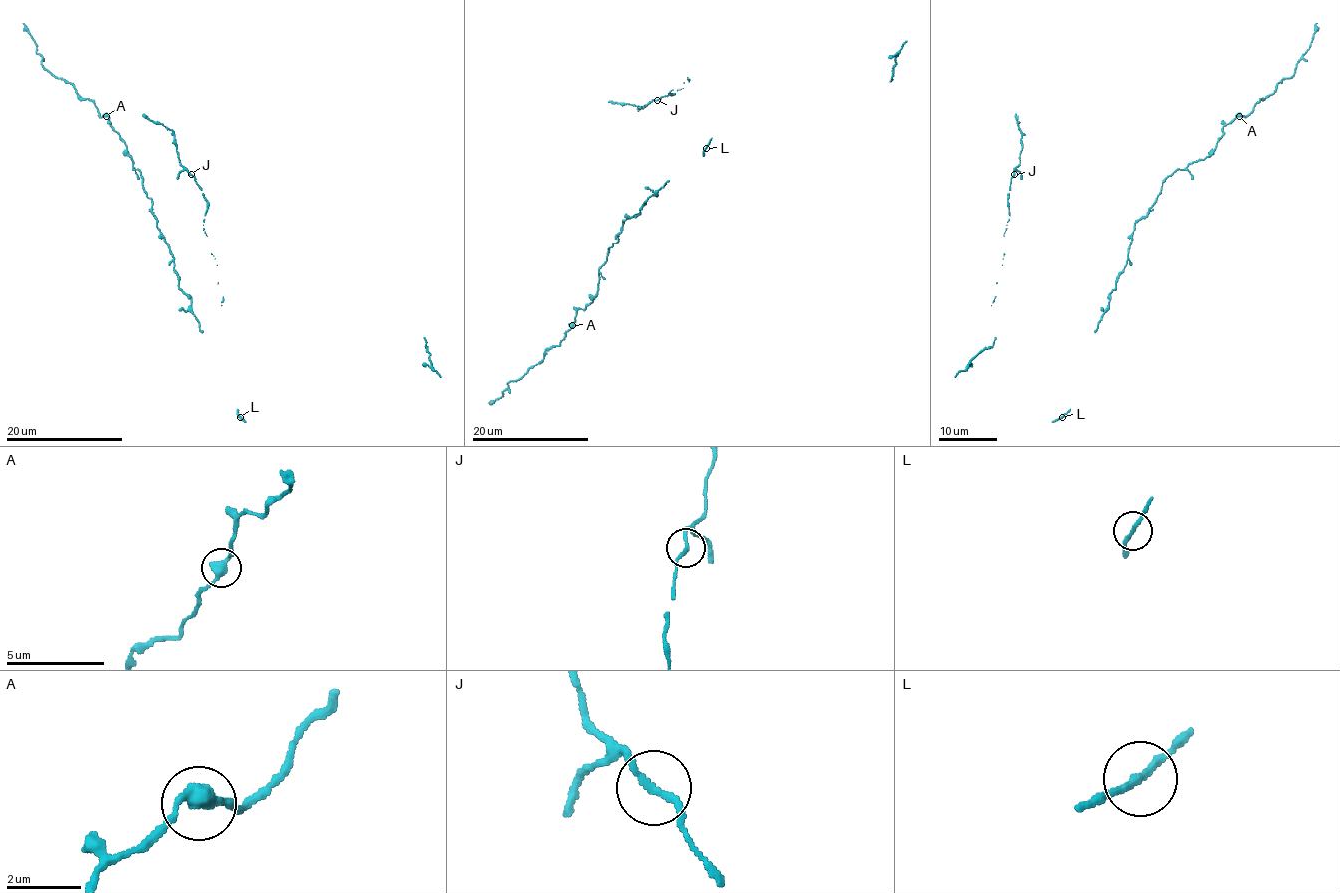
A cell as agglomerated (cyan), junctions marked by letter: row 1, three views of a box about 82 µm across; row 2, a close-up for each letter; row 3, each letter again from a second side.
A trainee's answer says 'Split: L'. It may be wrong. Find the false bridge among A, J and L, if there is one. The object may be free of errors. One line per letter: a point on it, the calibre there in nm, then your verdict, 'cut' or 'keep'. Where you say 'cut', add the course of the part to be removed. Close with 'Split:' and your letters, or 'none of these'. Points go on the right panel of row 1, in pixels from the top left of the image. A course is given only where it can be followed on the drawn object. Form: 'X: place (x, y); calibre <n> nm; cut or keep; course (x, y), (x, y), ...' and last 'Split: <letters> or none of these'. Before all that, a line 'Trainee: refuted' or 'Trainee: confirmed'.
Trainee: refuted
A: place (1239, 116); calibre 400 nm; keep
J: place (1014, 174); calibre 160 nm; keep
L: place (1062, 417); calibre 190 nm; keep
Split: none of these

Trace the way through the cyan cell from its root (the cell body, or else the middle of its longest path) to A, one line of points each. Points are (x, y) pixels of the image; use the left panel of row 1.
A: (178, 285), (173, 256), (157, 227), (151, 200), (143, 187), (143, 177), (132, 168), (125, 143), (106, 115)

